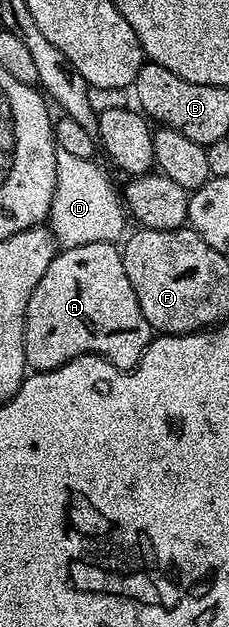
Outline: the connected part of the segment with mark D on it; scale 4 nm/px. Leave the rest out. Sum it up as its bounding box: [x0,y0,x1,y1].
[47,149,127,250]

